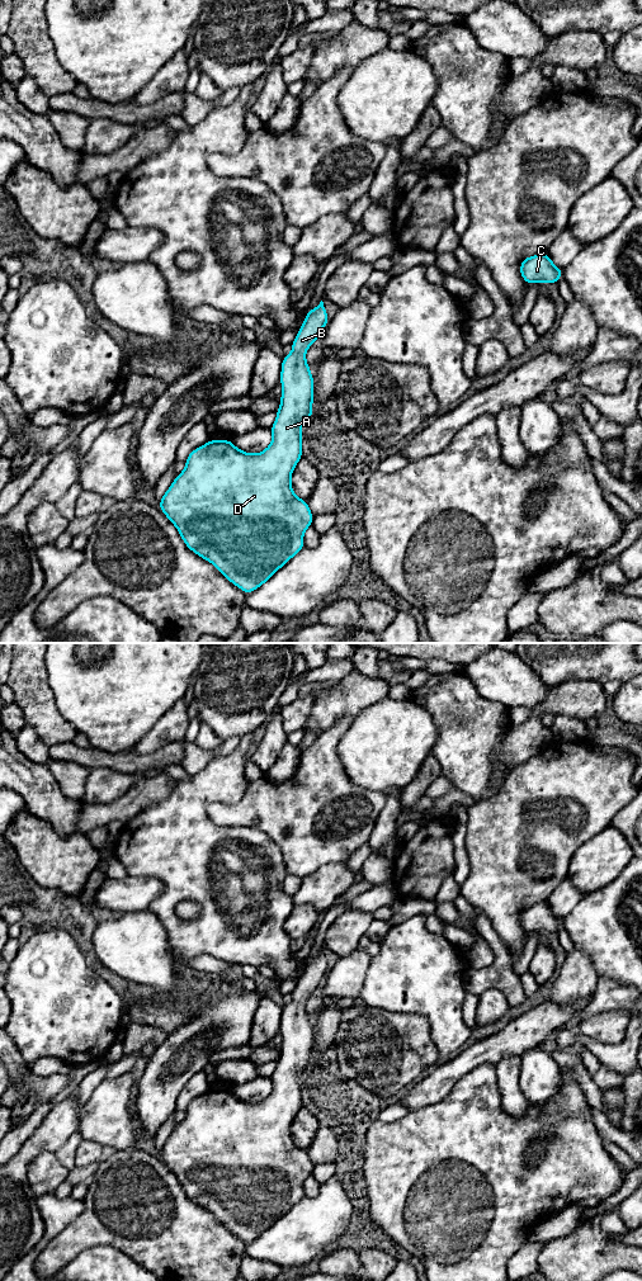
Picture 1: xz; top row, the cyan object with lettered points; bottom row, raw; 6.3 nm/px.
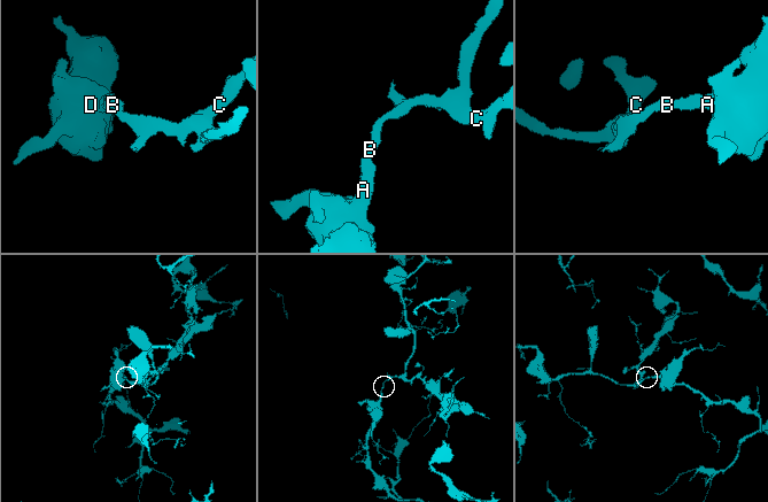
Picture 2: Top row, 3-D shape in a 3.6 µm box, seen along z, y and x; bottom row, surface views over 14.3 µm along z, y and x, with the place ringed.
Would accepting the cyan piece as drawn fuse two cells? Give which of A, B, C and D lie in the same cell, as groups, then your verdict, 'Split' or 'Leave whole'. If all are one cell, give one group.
Groups: A B C D. Leave whole

